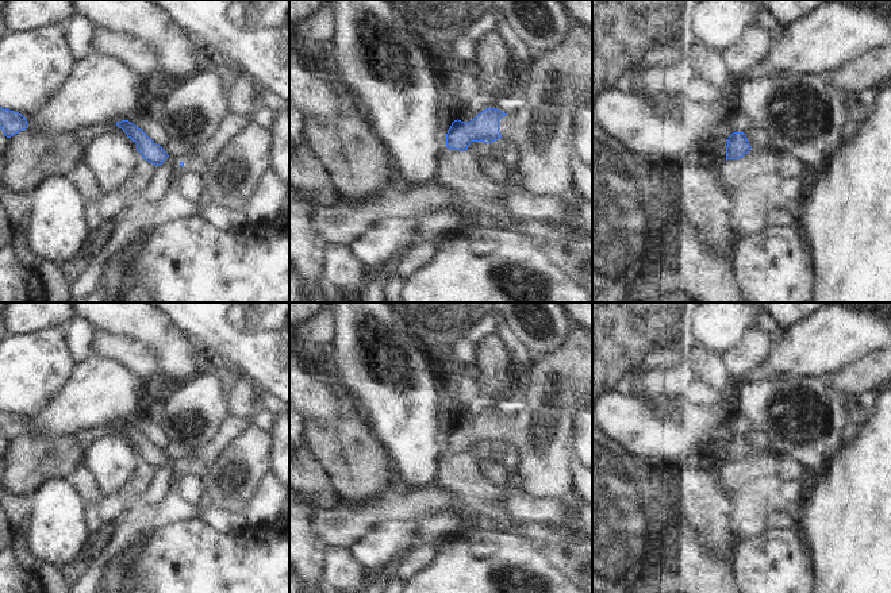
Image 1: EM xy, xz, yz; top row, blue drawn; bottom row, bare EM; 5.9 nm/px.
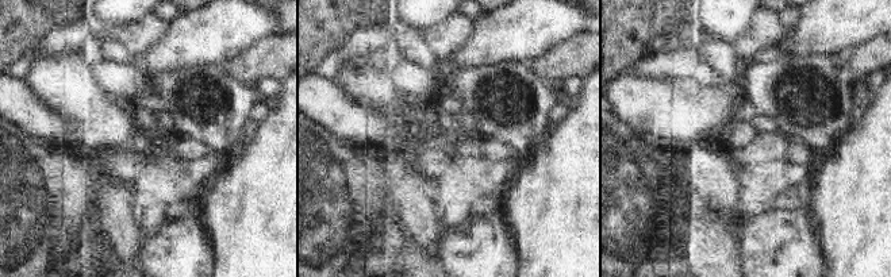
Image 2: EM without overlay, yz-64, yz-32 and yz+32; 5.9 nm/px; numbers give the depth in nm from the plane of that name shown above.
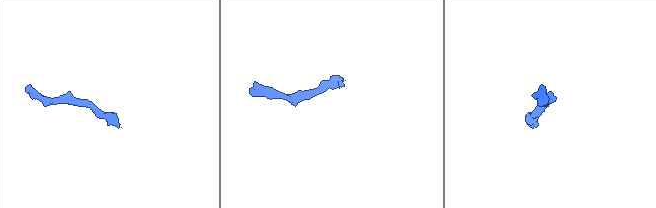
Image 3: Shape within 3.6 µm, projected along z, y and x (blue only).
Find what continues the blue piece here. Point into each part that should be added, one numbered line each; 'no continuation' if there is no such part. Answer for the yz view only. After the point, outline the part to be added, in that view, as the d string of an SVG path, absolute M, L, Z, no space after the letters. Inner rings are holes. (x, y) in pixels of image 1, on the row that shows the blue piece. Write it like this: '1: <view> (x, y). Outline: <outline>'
no continuation

